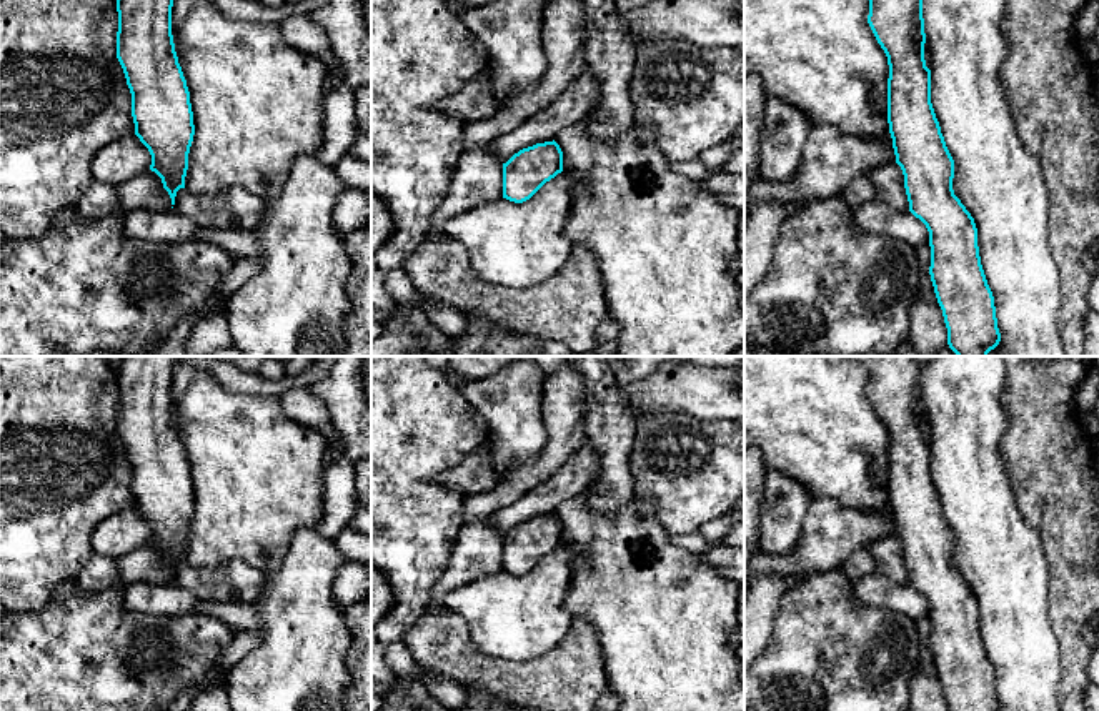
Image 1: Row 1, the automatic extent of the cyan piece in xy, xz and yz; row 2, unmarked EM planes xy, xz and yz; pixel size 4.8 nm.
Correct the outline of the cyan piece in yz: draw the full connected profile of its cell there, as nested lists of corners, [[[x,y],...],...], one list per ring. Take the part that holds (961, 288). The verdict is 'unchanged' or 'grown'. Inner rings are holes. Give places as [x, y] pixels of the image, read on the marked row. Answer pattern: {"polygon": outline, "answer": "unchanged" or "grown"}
{"polygon": [[[869,0],[868,23],[889,65],[888,123],[909,211],[929,231],[929,275],[957,356],[987,356],[1001,341],[974,218],[954,195],[954,160],[931,103],[922,0]]], "answer": "unchanged"}

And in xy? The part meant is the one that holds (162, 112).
{"polygon": [[[117,0],[117,58],[132,93],[135,135],[148,148],[150,170],[162,178],[163,188],[175,205],[177,191],[185,188],[195,125],[190,92],[172,35],[172,7],[173,0]]], "answer": "unchanged"}

